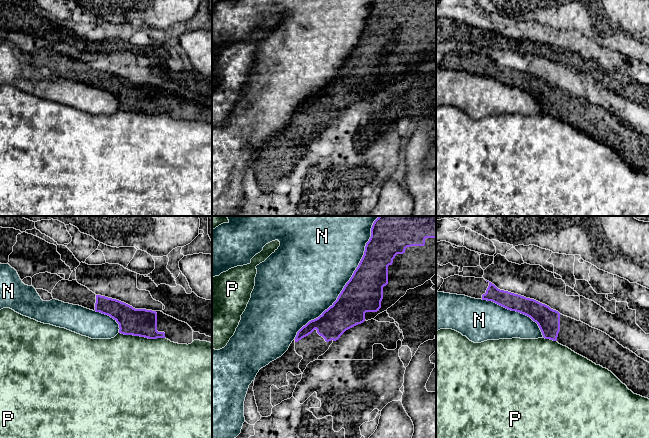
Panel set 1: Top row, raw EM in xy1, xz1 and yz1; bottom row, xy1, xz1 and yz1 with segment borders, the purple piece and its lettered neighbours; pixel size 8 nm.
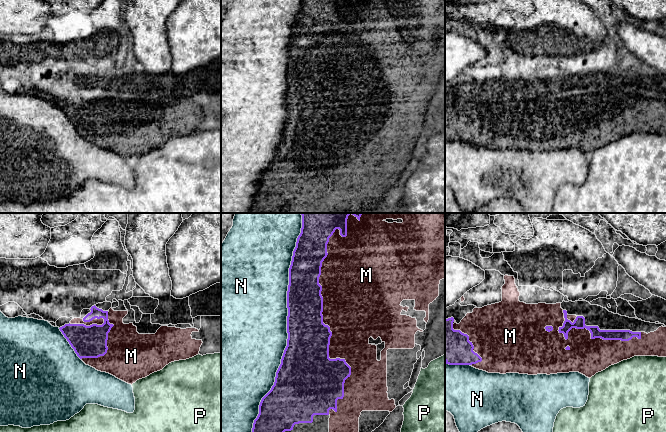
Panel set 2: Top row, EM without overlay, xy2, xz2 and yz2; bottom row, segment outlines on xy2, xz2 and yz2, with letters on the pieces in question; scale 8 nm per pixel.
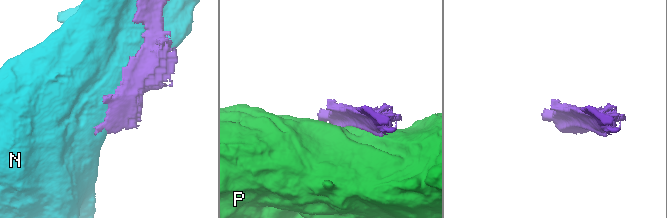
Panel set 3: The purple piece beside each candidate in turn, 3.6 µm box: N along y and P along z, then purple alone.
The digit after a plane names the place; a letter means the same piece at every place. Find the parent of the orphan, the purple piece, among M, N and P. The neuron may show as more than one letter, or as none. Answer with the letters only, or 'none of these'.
M

